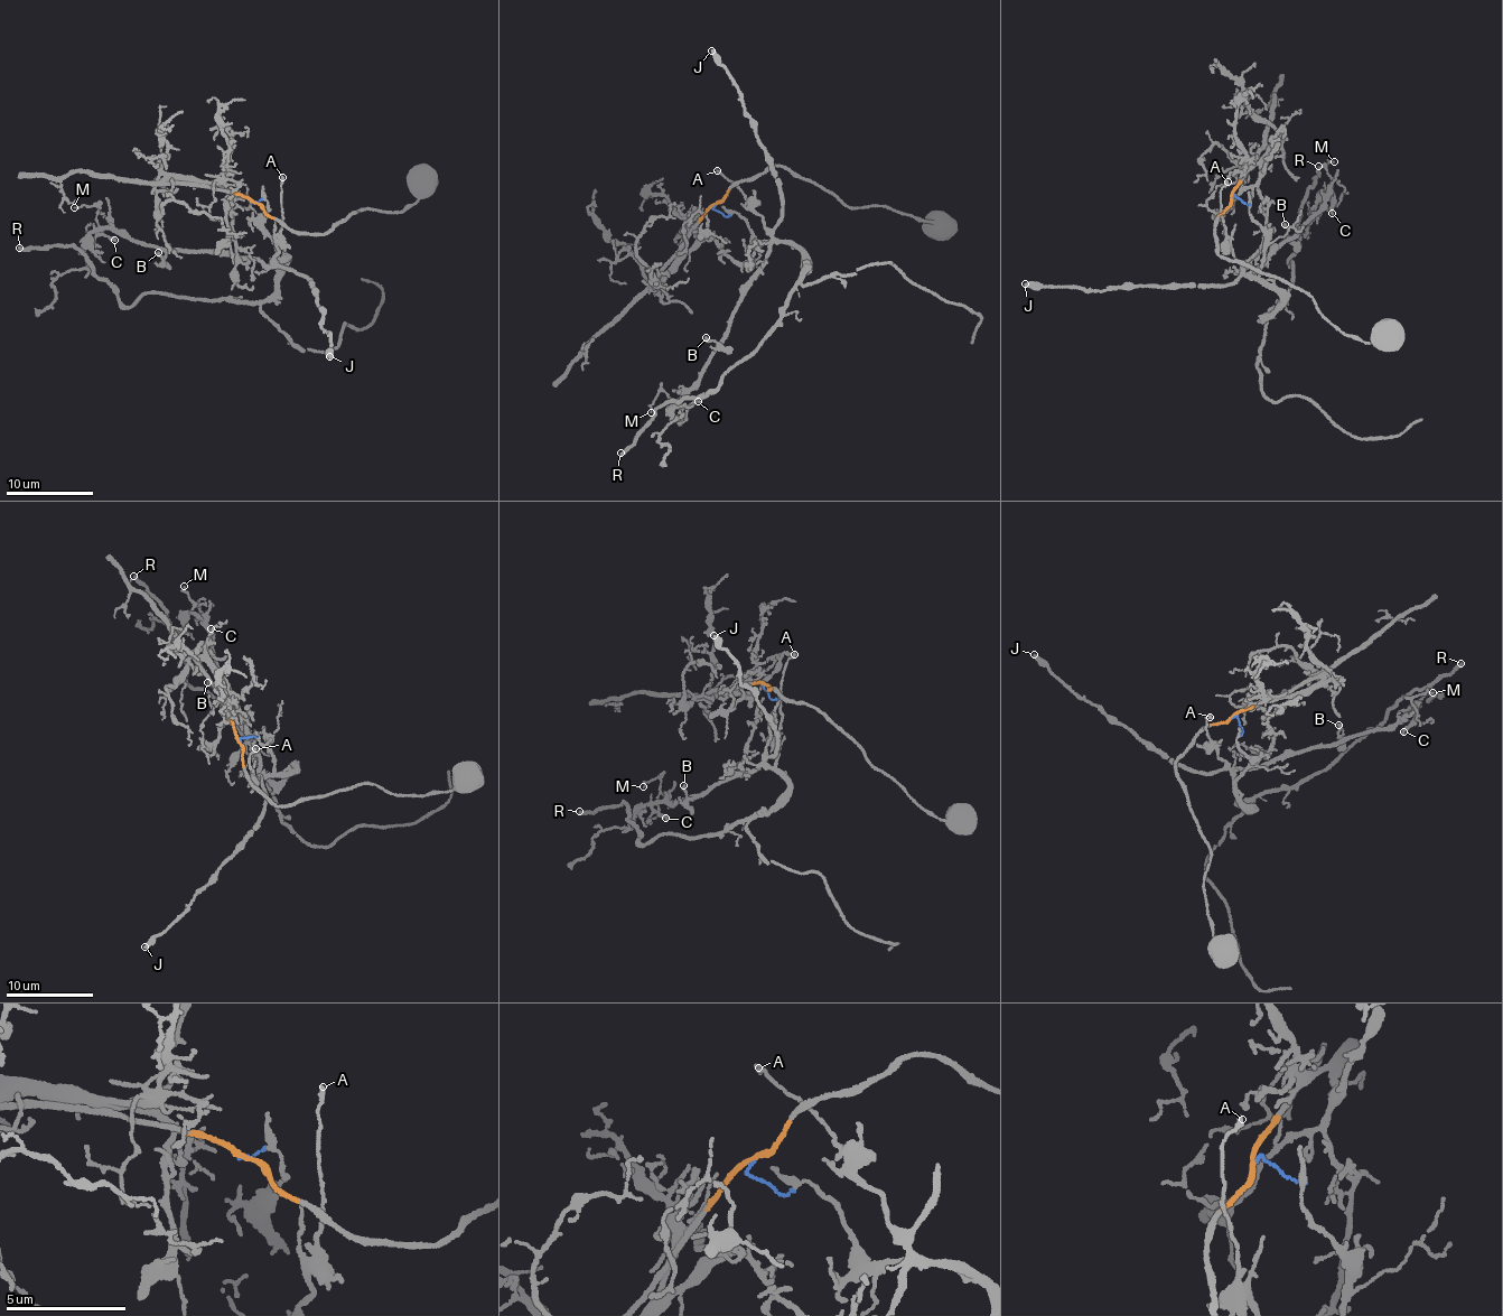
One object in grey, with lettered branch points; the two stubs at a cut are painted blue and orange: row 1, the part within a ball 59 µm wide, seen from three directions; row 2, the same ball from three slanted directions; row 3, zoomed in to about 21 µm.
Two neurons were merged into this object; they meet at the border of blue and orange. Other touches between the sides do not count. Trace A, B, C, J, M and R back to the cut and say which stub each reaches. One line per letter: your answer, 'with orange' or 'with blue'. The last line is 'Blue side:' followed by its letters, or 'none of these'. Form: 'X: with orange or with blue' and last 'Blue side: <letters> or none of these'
A: with blue
B: with blue
C: with blue
J: with blue
M: with blue
R: with blue
Blue side: A, B, C, J, M, R

